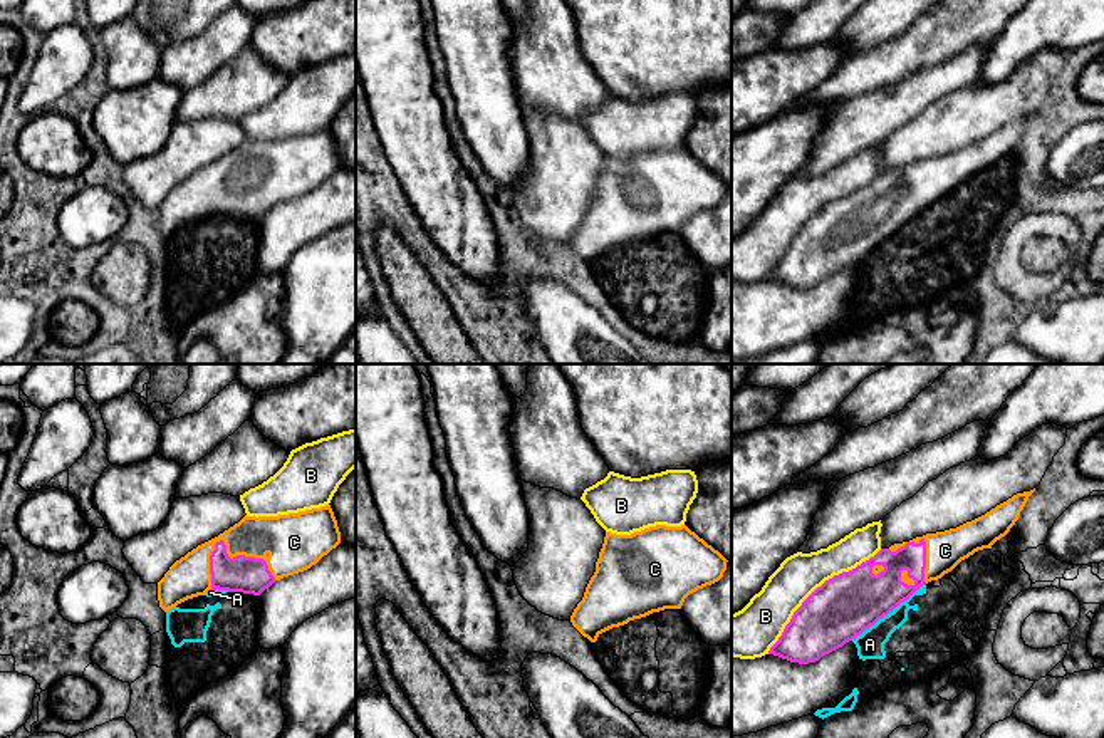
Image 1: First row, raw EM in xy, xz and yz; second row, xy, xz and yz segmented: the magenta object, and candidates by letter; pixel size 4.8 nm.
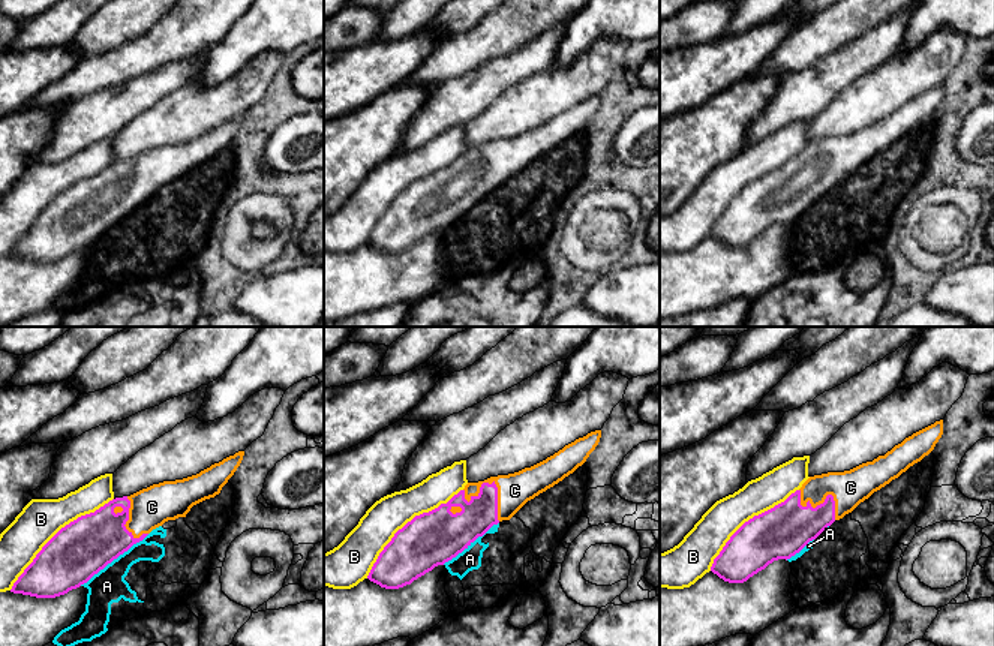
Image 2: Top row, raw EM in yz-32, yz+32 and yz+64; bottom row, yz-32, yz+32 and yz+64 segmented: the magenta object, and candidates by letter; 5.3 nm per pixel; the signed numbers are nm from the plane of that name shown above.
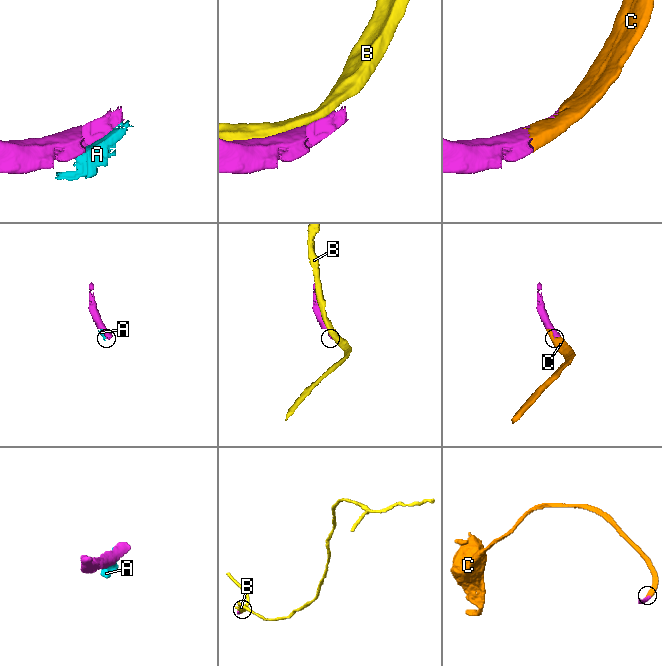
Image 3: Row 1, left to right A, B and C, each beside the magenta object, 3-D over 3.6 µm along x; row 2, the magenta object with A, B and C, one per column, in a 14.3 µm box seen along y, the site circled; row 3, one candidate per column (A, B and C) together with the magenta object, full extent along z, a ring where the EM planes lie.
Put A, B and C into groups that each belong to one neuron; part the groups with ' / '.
A / B / C

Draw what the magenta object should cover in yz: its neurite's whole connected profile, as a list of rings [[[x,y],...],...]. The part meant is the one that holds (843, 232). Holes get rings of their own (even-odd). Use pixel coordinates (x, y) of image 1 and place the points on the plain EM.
[[[1034,116],[1017,117],[956,153],[881,173],[856,193],[825,205],[794,236],[768,278],[809,288],[842,272],[921,210],[941,203],[975,176],[992,173],[1015,149]]]

